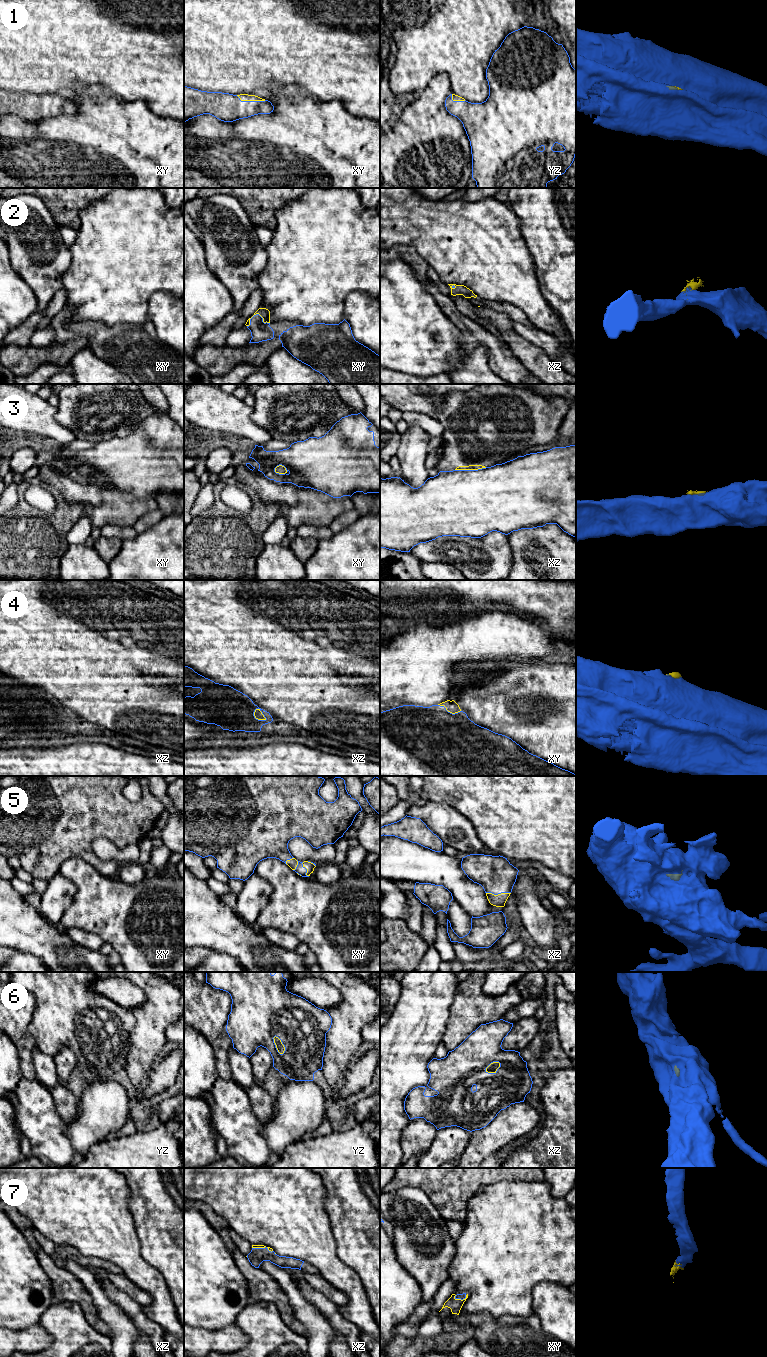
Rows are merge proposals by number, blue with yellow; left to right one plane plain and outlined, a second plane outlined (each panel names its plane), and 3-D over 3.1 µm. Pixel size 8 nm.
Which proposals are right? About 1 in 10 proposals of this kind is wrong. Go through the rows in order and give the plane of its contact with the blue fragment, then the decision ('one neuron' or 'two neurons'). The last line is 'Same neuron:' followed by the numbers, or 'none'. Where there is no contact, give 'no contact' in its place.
1: xy | one neuron
2: xy | one neuron
3: xz | two neurons
4: xz | one neuron
5: xz | one neuron
6: yz | one neuron
7: xz | one neuron
Same neuron: 1, 2, 4, 5, 6, 7

